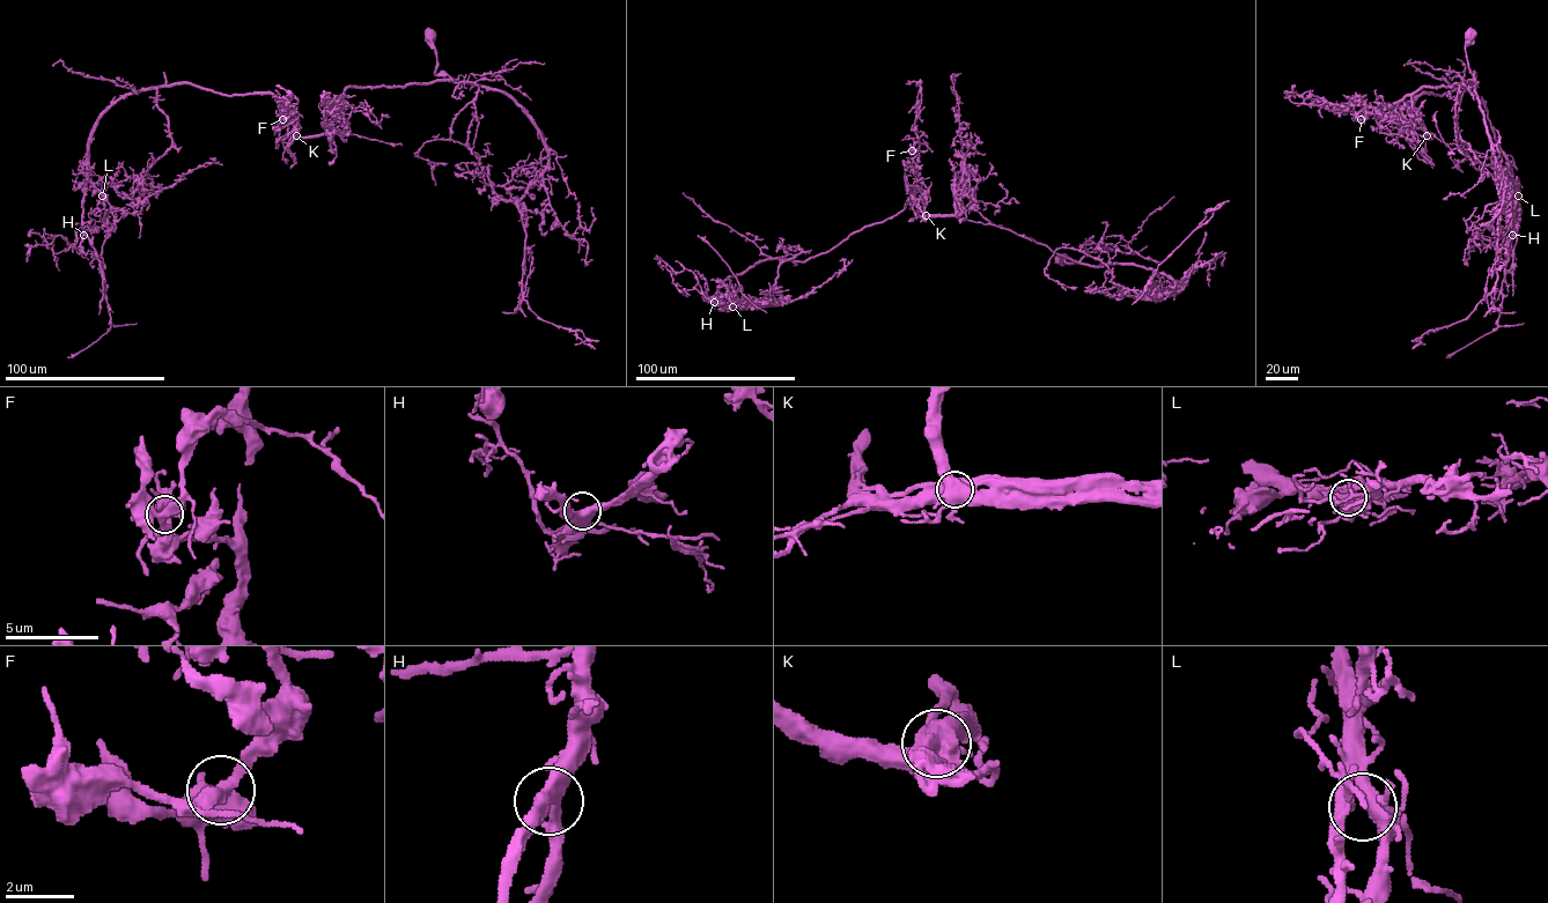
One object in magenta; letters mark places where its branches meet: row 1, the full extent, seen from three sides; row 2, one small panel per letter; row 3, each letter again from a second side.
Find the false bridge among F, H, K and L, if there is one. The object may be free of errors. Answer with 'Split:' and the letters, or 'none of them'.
Split: K

